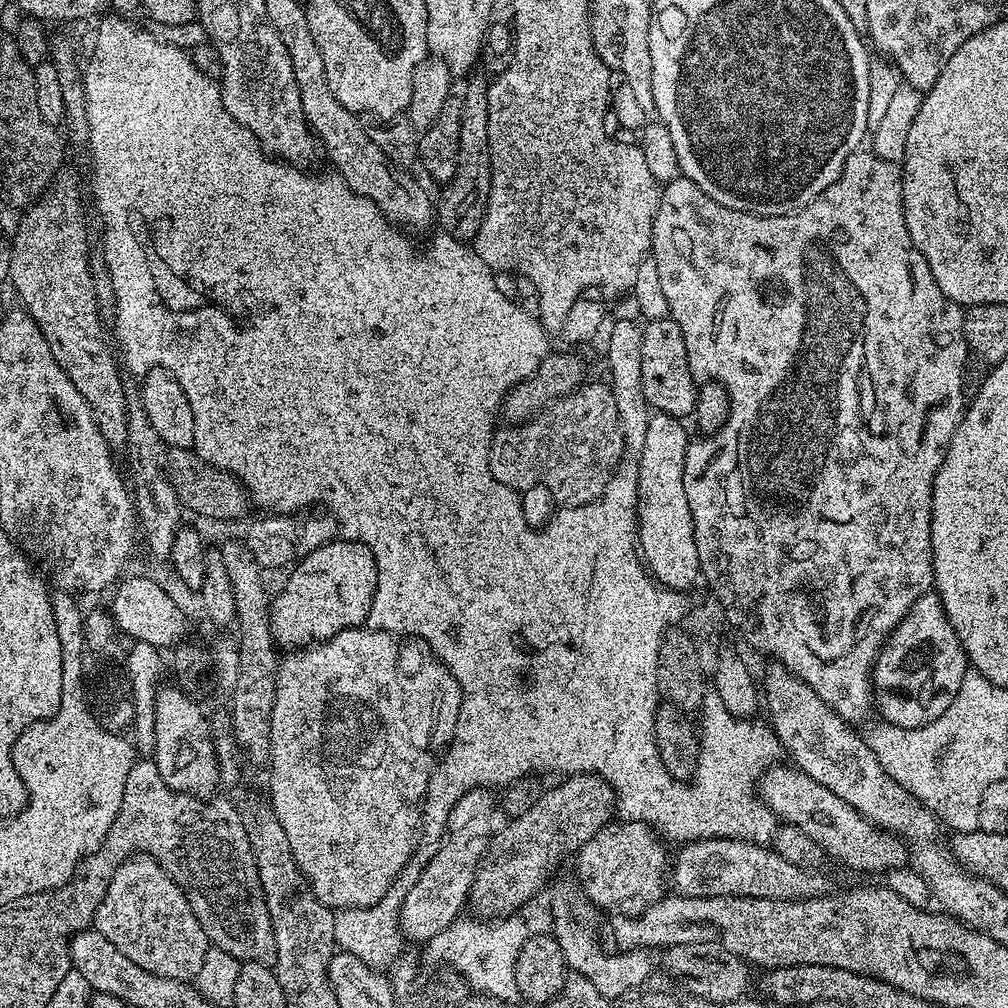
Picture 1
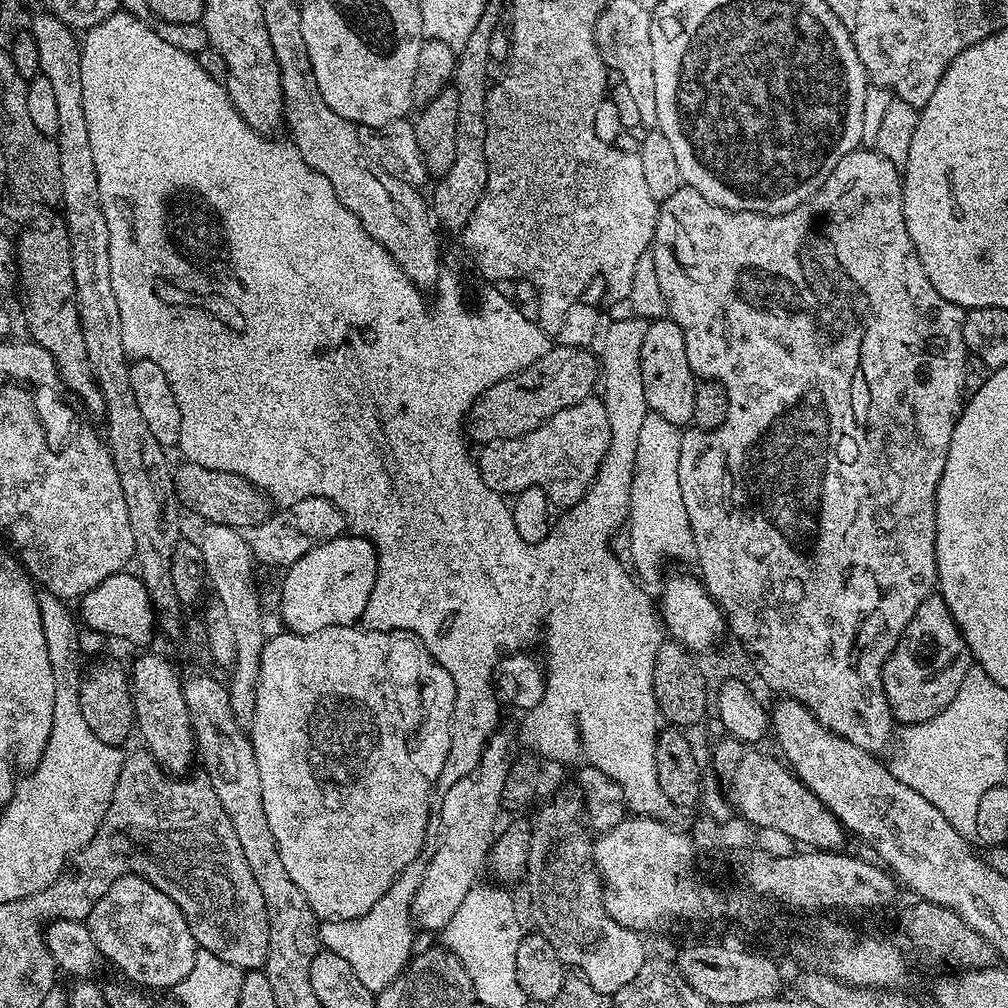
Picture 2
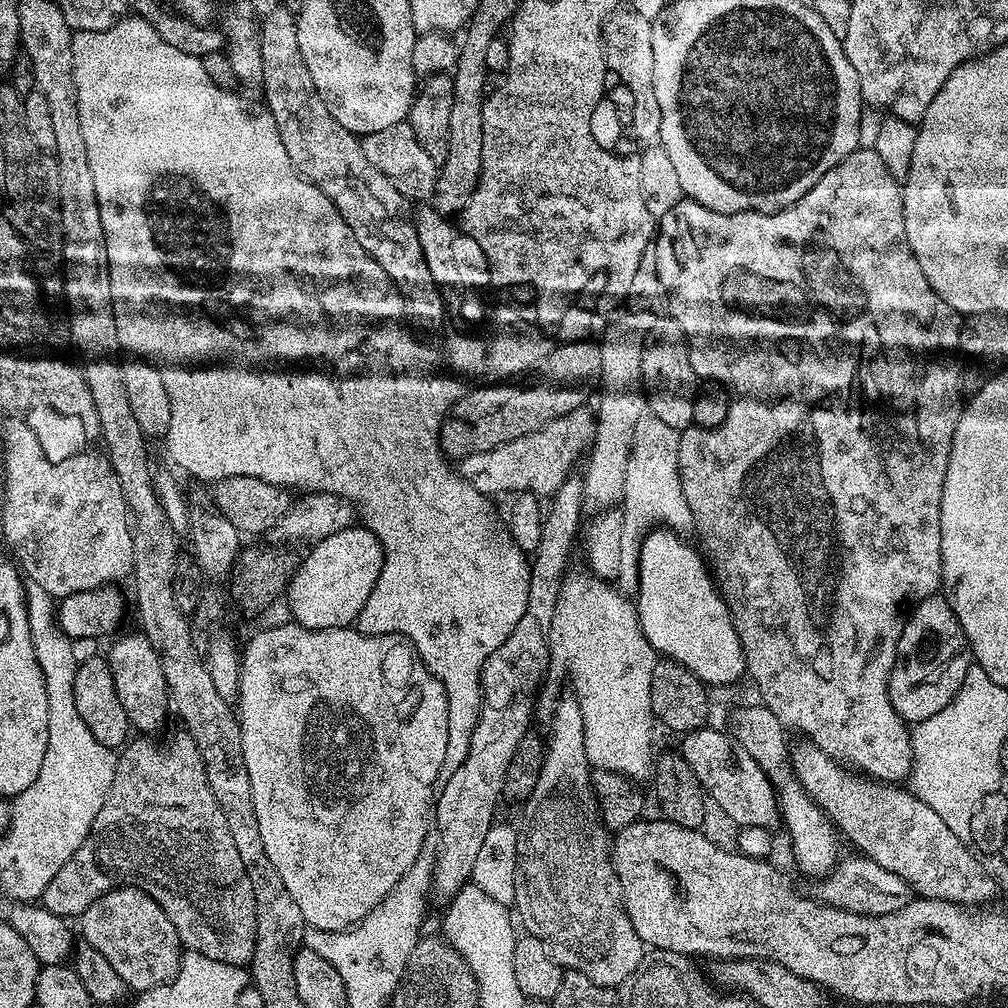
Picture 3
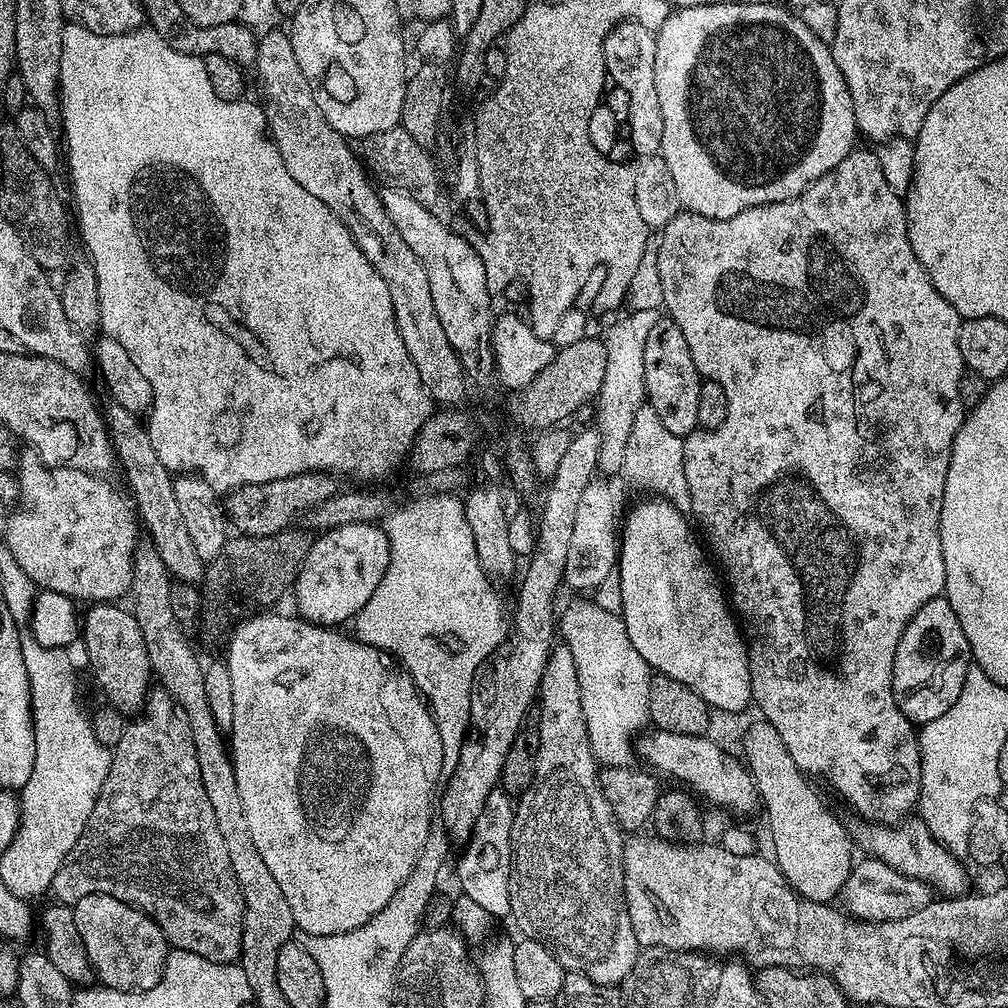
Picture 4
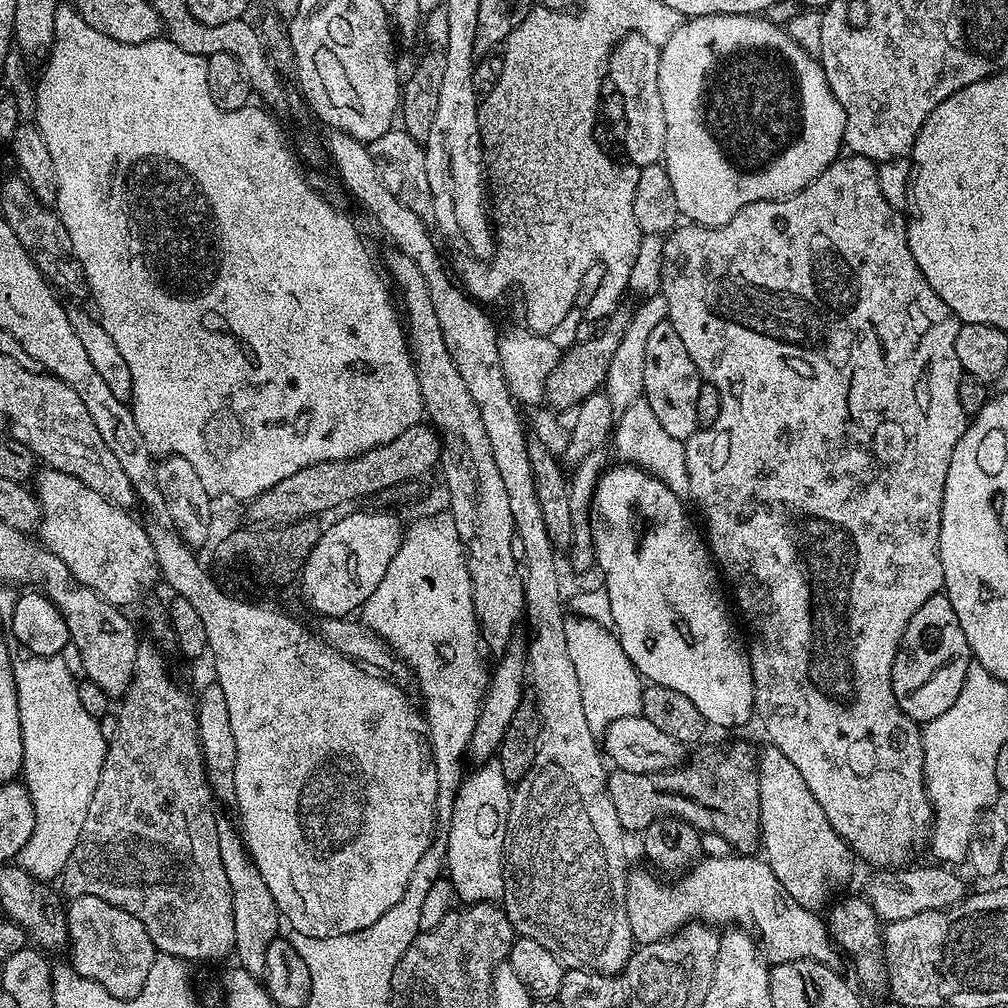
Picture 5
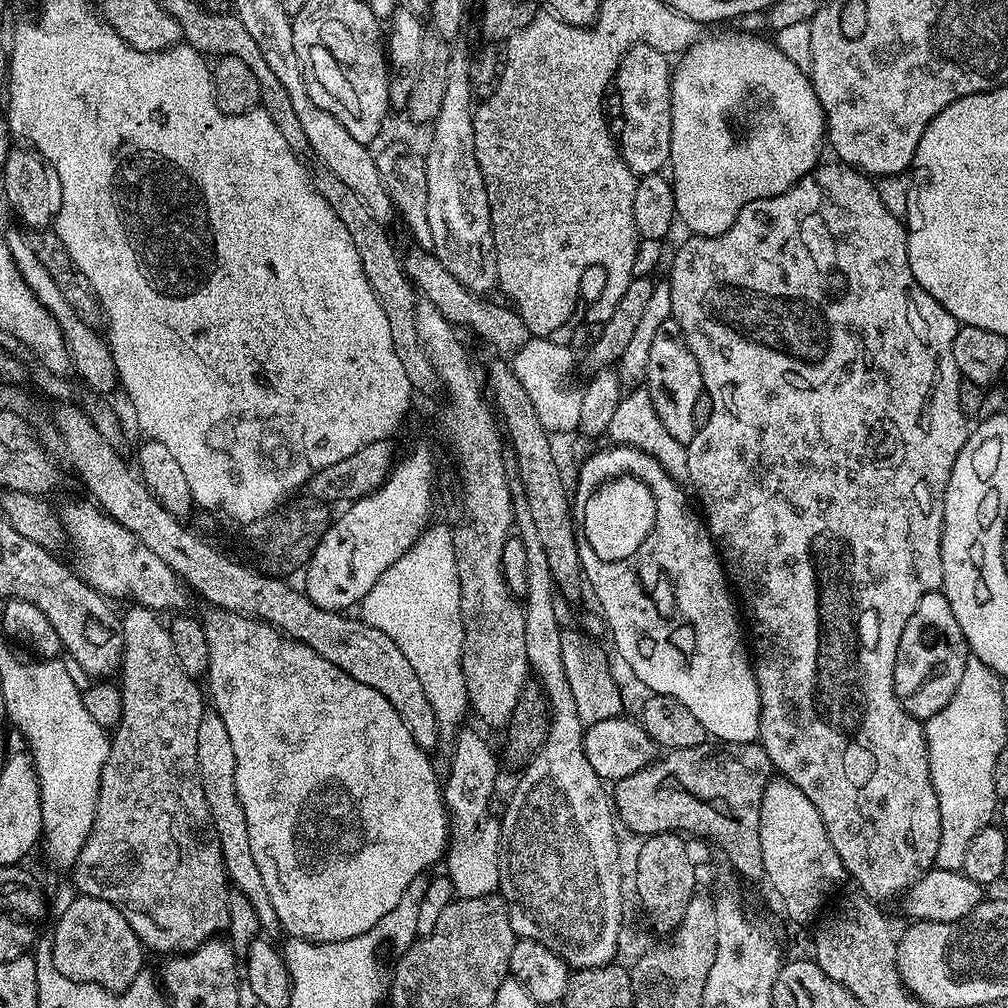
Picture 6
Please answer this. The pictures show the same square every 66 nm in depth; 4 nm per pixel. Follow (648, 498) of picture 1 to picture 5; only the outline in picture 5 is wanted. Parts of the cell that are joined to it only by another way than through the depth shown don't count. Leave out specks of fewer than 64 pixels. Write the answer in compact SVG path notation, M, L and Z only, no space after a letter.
M642 398L633 404L627 404L615 417L610 444L615 455L620 455L619 459L625 465L635 465L654 478L660 479L678 497L684 498L689 495L690 474L686 474L685 441L672 437L659 424L654 410L650 410L650 406Z

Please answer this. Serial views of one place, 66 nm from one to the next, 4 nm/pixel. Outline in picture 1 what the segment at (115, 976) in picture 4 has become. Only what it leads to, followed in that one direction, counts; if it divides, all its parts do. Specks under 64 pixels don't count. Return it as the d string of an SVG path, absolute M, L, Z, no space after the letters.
M137 854L128 857L116 867L112 880L108 883L106 894L100 900L100 907L94 912L94 927L97 932L106 934L126 958L138 962L142 970L158 974L162 978L195 981L200 975L210 951L210 943L203 926L200 925L183 888L176 882L176 877L164 867L155 856Z

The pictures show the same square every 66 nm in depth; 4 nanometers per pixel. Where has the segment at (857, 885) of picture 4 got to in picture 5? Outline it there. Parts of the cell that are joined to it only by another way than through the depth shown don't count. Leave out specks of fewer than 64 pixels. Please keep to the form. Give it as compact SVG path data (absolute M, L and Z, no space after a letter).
M908 866L903 870L880 870L868 884L866 899L872 905L873 912L881 921L891 922L902 918L914 918L914 914L922 914L932 910L944 911L960 903L966 895L964 880L955 876L948 866L936 868L916 868Z

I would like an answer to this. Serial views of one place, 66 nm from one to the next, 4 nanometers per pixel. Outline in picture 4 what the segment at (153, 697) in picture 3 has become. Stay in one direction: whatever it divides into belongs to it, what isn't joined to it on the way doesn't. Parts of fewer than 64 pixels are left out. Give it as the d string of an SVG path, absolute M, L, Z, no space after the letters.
M96 602L91 605L92 608L82 616L82 637L86 644L86 650L89 651L88 668L92 676L96 679L109 705L115 708L121 714L136 714L143 709L146 703L146 697L150 692L150 683L154 673L152 664L148 661L146 654L146 642L142 642L142 630L138 630L138 622L132 617L131 611L127 607L119 608L121 605L116 602Z

